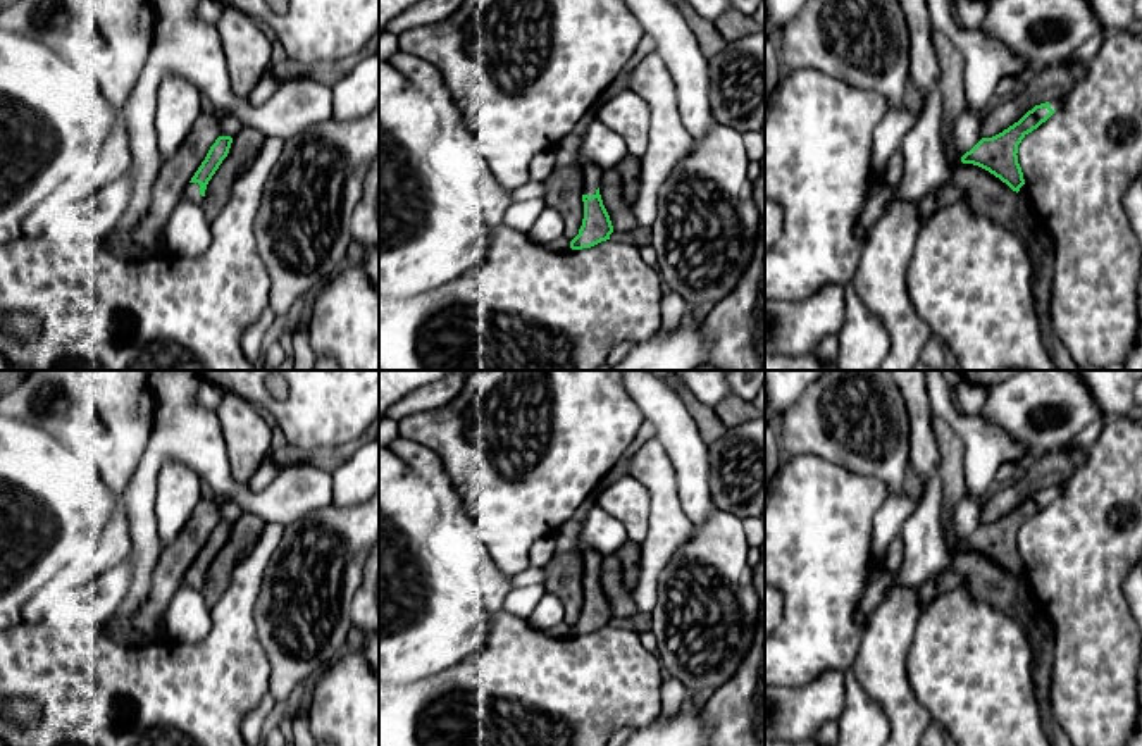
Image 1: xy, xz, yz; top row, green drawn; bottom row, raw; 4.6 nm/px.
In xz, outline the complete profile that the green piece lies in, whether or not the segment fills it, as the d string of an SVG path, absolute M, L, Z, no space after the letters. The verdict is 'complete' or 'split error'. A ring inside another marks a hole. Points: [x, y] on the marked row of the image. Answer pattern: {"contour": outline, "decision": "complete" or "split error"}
{"contour": "M584 157L577 159L584 176L582 202L584 219L579 234L570 241L572 250L591 248L610 239L613 226L599 195L603 171Z", "decision": "split error"}

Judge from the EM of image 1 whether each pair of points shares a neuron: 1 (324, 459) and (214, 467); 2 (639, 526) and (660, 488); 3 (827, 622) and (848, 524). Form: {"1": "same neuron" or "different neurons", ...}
{"1": "different neurons", "2": "different neurons", "3": "same neuron"}

